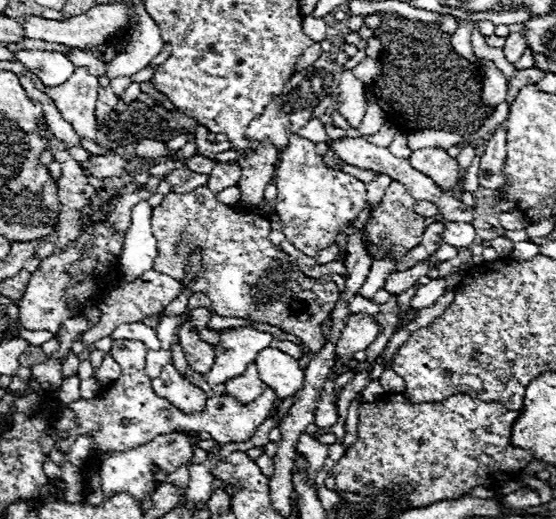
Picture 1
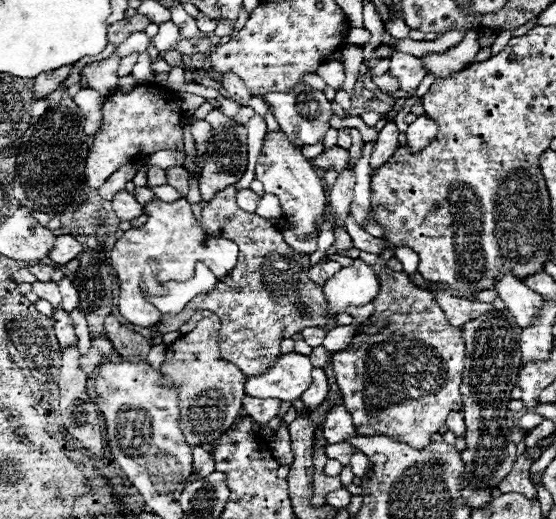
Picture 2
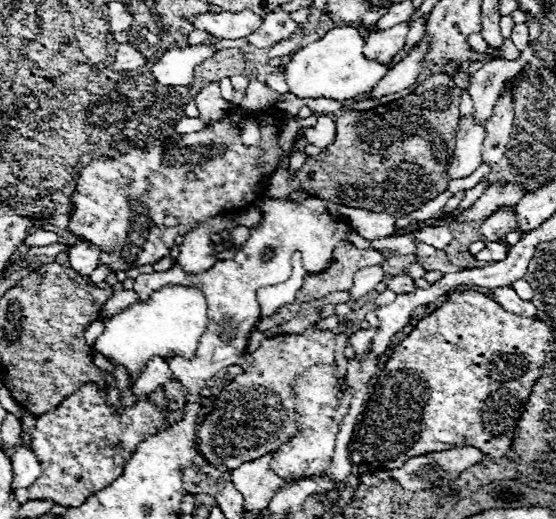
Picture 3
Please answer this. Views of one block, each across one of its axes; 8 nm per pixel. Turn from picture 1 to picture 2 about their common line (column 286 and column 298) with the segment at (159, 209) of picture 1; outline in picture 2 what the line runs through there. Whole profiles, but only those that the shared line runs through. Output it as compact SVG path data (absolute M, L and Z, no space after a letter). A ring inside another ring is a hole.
M228 186L214 194L214 198L202 208L202 228L210 236L230 238L240 246L240 256L236 266L230 270L228 276L220 278L208 294L200 294L194 300L186 304L186 308L180 314L174 316L162 316L156 324L156 332L166 334L178 330L196 310L210 310L222 318L222 330L220 330L220 354L236 364L246 376L260 376L264 374L280 356L280 342L284 338L292 338L294 334L300 334L304 328L312 326L326 326L328 324L328 304L326 296L322 292L322 286L310 282L308 270L310 270L310 258L294 252L282 238L282 232L270 224L270 220L244 212L236 206L236 188Z

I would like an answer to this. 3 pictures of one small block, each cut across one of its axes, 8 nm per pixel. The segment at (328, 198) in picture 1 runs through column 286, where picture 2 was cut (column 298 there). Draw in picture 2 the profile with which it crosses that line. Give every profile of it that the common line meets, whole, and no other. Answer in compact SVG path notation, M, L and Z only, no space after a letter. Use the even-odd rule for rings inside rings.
M266 132L262 142L262 154L256 162L256 178L264 184L266 192L276 194L280 208L286 216L286 222L294 228L300 240L306 240L314 234L320 234L318 222L328 222L328 198L320 176L316 174L312 162L302 154L300 146L290 142L284 132Z

